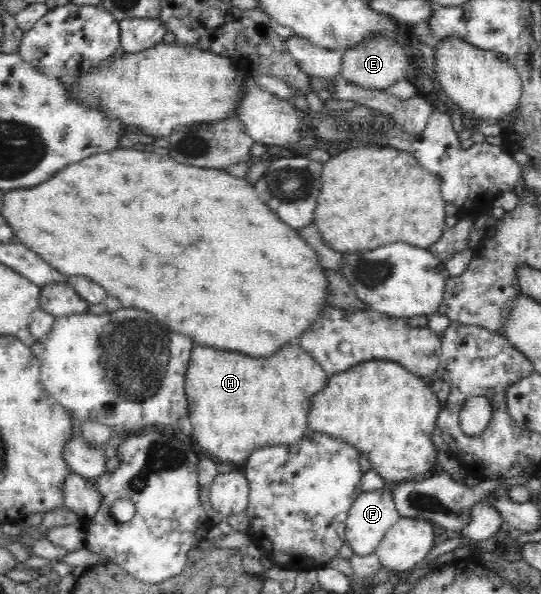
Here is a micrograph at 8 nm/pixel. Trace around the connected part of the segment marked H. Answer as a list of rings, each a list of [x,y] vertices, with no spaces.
[[[294,342],[290,346],[282,346],[270,358],[252,358],[234,351],[196,346],[185,374],[185,395],[193,426],[192,438],[196,446],[209,452],[211,458],[232,465],[245,462],[257,448],[298,442],[309,430],[308,410],[313,396],[326,386],[329,377],[320,364]]]

